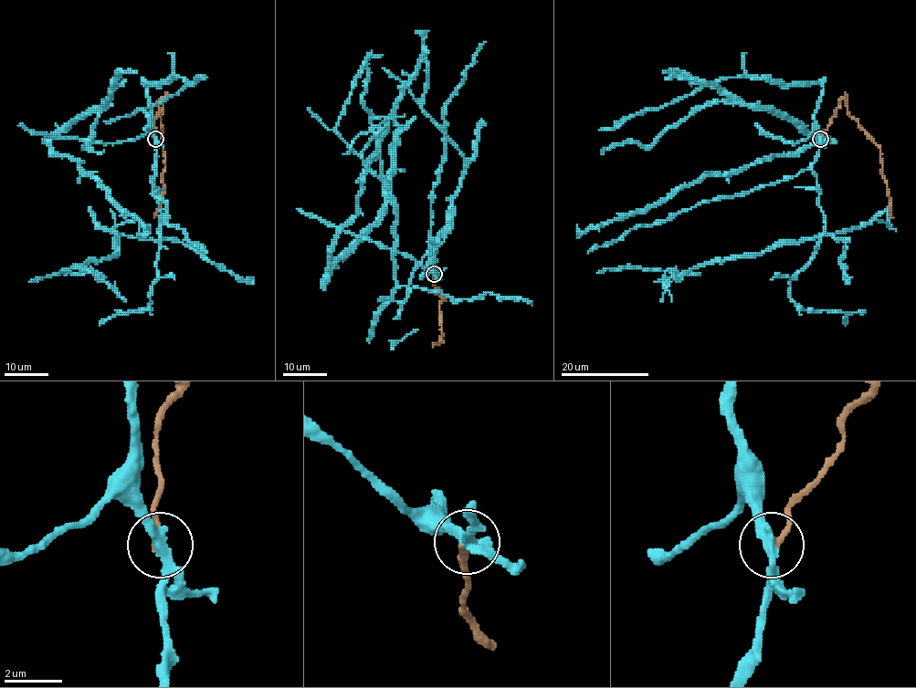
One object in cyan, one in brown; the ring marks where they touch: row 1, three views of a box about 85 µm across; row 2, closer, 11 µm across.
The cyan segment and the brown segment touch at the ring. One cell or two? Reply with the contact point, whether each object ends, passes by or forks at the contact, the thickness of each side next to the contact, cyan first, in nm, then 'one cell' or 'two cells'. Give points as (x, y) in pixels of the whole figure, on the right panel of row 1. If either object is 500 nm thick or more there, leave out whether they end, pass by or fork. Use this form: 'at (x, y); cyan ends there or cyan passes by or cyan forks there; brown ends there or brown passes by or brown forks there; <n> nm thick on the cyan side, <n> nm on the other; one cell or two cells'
at (820, 139); cyan passes by; brown ends there; 360 nm thick on the cyan side, 240 nm on the other; two cells

